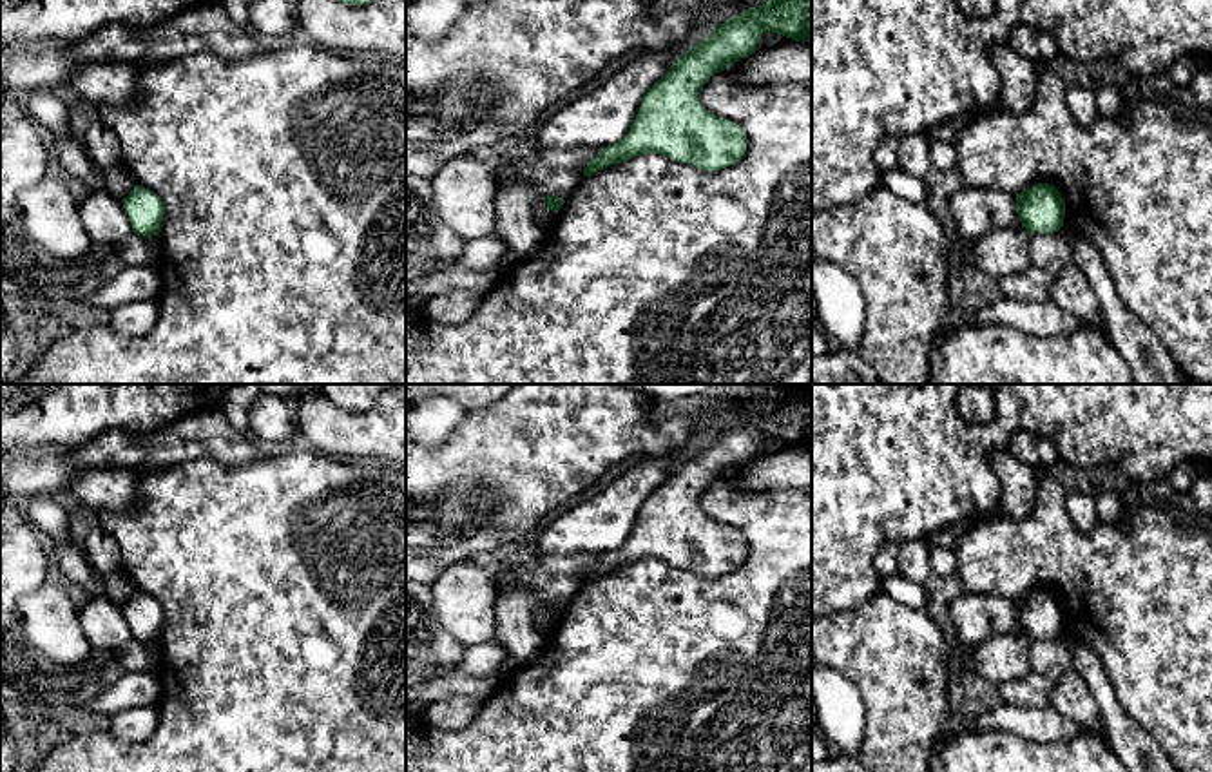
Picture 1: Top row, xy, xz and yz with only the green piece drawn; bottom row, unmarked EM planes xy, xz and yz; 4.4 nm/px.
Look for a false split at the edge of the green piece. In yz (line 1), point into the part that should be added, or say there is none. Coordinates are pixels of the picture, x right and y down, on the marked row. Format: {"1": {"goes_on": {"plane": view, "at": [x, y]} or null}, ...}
{"1": {"goes_on": null}}

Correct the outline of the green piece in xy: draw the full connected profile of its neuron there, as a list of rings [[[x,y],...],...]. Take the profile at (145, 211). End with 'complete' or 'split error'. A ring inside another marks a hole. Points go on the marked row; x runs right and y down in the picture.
[[[134,185],[121,203],[134,234],[143,237],[159,236],[165,214],[159,196],[141,185]]]; complete

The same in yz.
[[[1036,183],[1016,194],[1016,212],[1031,236],[1053,234],[1063,227],[1065,201],[1054,185]]]; complete

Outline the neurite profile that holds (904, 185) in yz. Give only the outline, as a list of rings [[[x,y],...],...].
[[[899,167],[890,172],[879,174],[879,183],[908,201],[924,203],[929,196],[924,179],[908,174]]]

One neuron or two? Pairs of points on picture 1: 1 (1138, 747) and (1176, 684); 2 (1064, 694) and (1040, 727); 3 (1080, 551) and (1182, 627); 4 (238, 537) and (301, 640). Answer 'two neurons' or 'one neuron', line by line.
1: two neurons
2: two neurons
3: one neuron
4: one neuron

